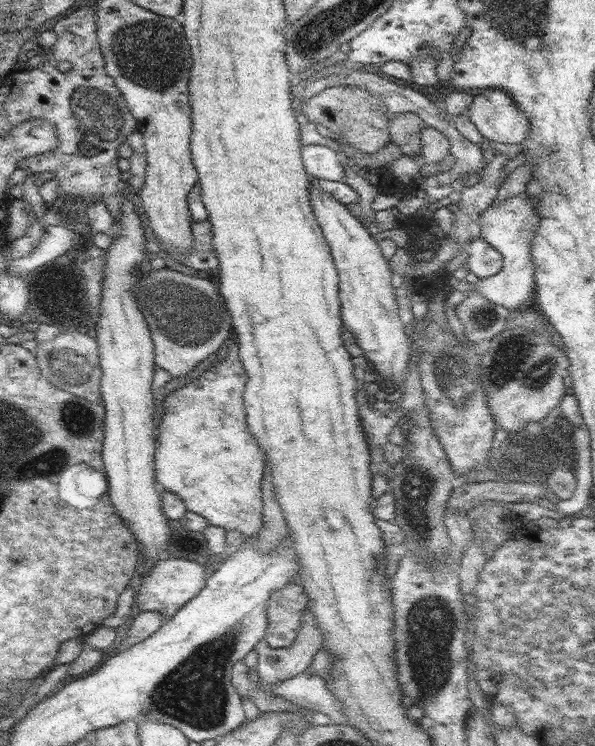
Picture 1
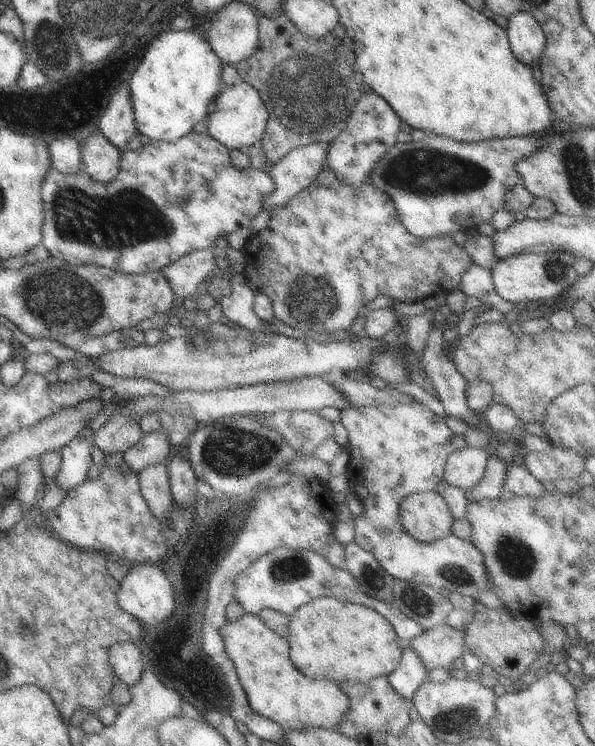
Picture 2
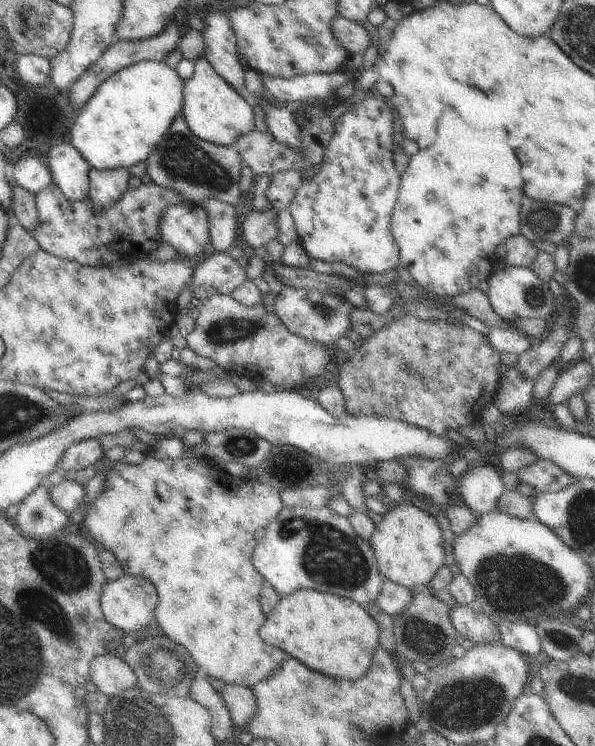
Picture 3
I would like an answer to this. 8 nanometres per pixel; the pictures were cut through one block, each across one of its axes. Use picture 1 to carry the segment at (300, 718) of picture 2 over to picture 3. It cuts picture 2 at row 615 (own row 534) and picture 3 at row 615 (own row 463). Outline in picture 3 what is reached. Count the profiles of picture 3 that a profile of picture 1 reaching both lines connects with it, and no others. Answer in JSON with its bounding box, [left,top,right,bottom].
[84,456,288,688]

